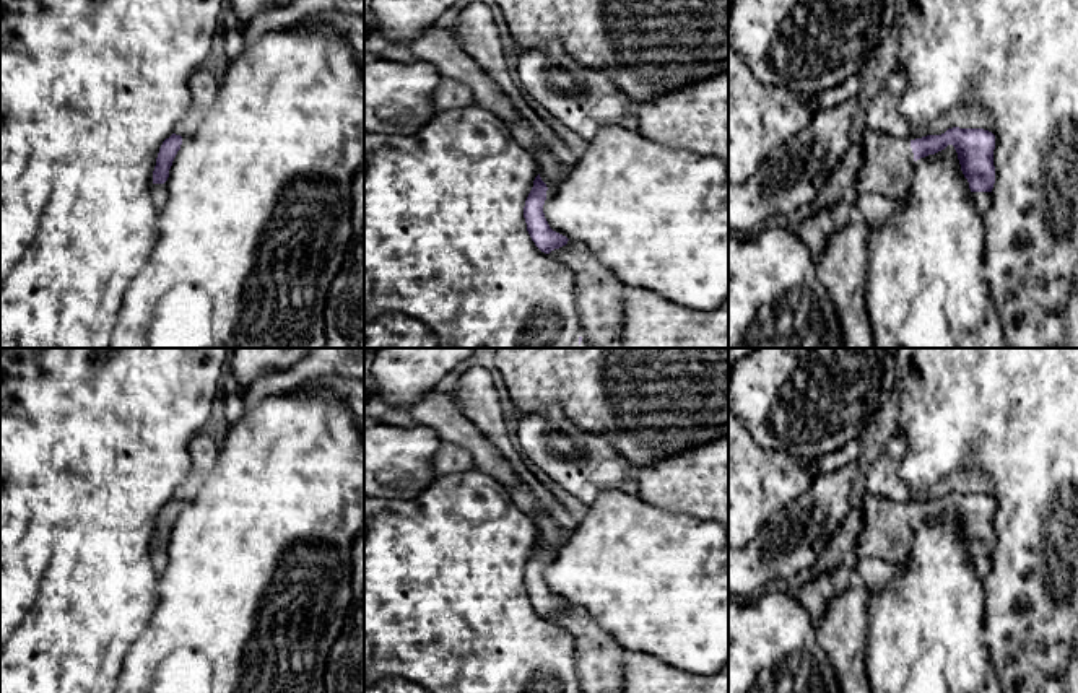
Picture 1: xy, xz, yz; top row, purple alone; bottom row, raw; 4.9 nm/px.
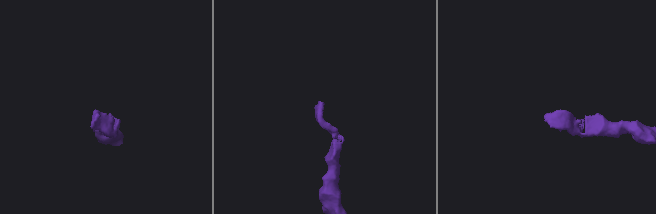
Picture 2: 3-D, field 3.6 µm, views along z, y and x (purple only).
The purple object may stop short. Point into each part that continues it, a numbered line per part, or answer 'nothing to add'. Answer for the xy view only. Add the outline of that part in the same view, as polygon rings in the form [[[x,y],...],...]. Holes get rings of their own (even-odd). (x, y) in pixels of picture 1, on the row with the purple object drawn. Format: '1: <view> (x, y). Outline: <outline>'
nothing to add

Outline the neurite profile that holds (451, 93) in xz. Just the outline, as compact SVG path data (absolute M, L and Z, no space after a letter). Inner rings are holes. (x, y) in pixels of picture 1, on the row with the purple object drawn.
M442 78L434 91L433 104L436 111L467 107L475 104L473 91L459 80Z

